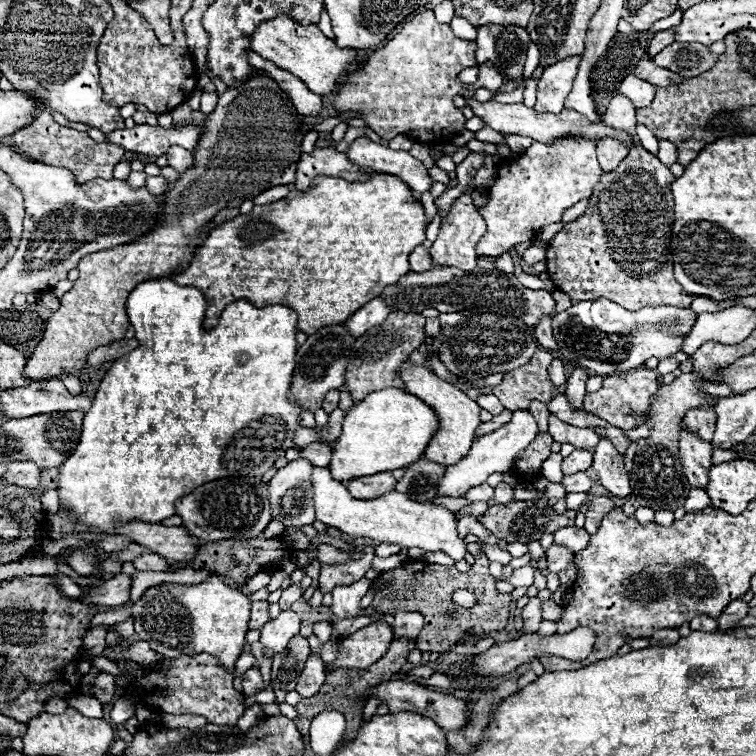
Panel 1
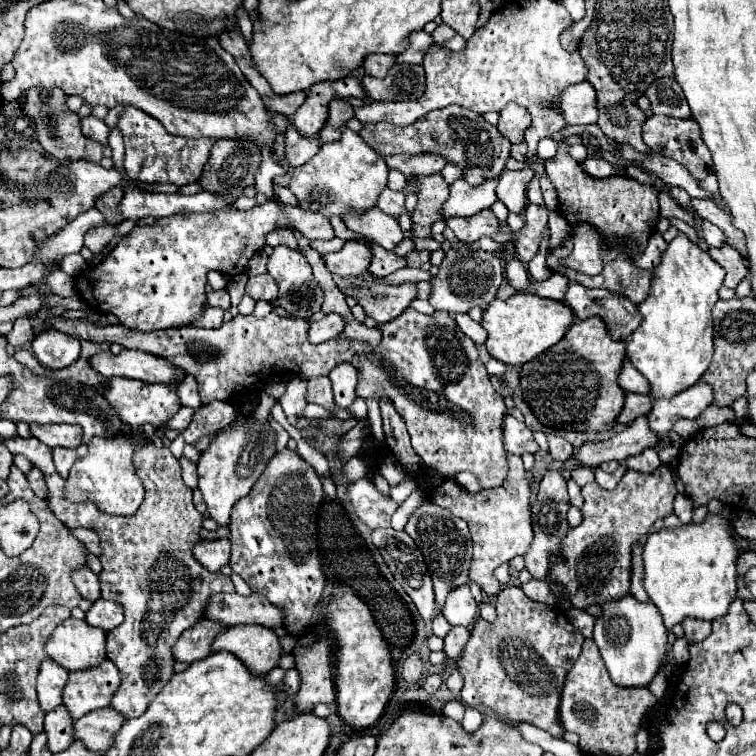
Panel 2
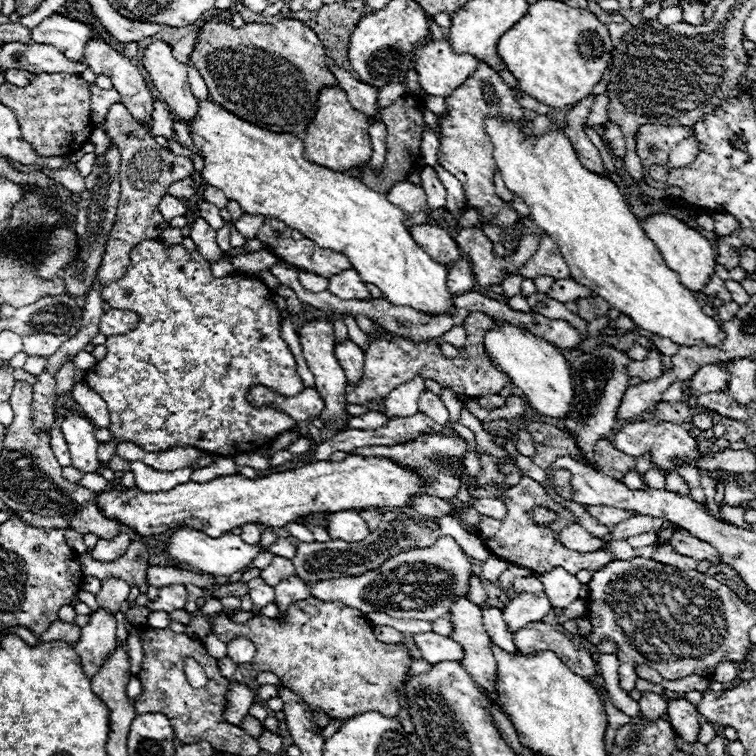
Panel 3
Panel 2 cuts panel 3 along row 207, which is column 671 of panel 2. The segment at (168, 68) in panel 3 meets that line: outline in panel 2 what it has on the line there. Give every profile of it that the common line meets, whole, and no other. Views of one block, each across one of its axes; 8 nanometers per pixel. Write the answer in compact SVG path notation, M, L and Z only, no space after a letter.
M680 232L668 242L660 264L652 272L648 298L638 304L642 322L628 338L628 360L646 376L654 398L672 398L700 380L714 354L712 306L718 302L718 288L722 286L722 280L724 286L736 288L738 282L748 276L742 256L732 246L724 244L720 248L710 248L708 252Z

